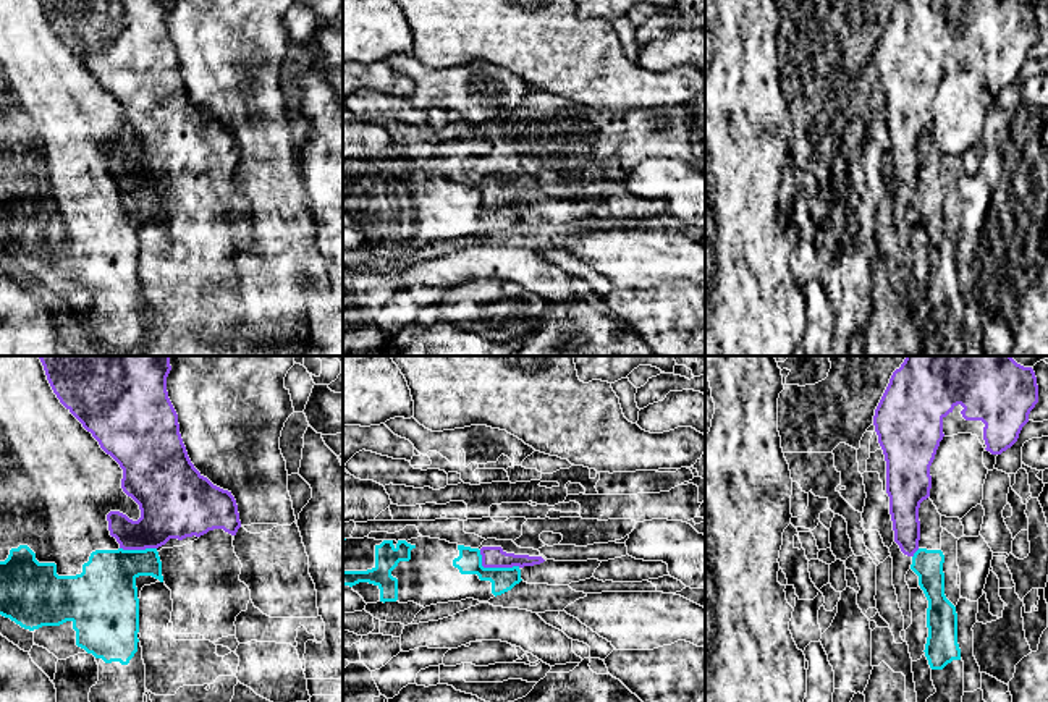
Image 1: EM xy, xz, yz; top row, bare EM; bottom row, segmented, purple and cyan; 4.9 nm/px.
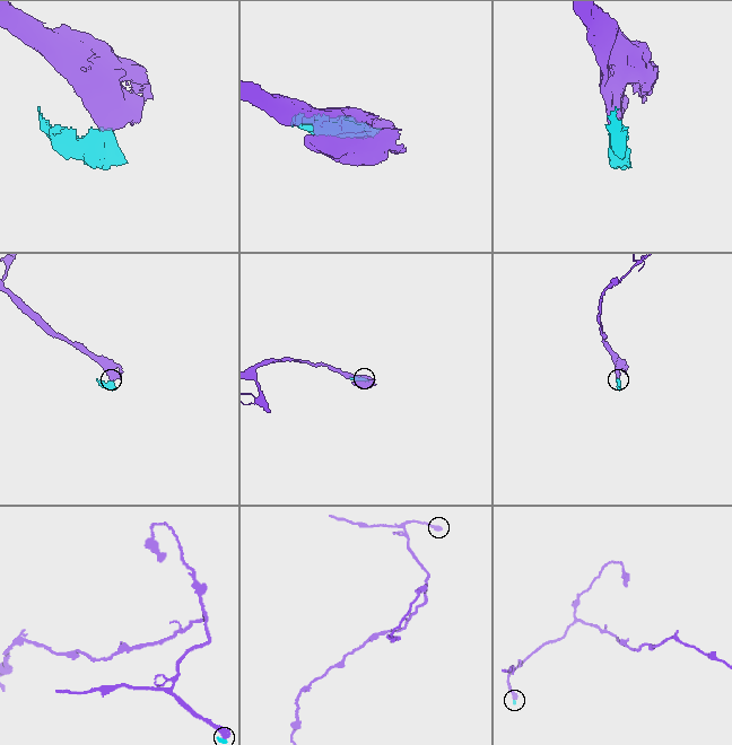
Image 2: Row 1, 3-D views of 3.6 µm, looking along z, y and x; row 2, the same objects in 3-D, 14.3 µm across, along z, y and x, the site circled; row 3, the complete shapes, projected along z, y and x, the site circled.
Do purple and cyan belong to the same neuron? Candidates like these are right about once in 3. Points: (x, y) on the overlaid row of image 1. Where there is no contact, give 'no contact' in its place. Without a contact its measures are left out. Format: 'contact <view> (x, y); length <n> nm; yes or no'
contact xz (494, 566); length 220 nm; no

